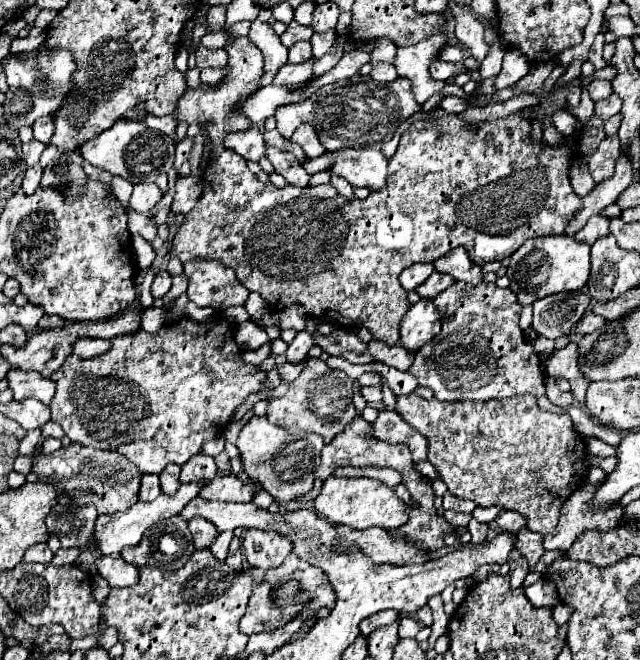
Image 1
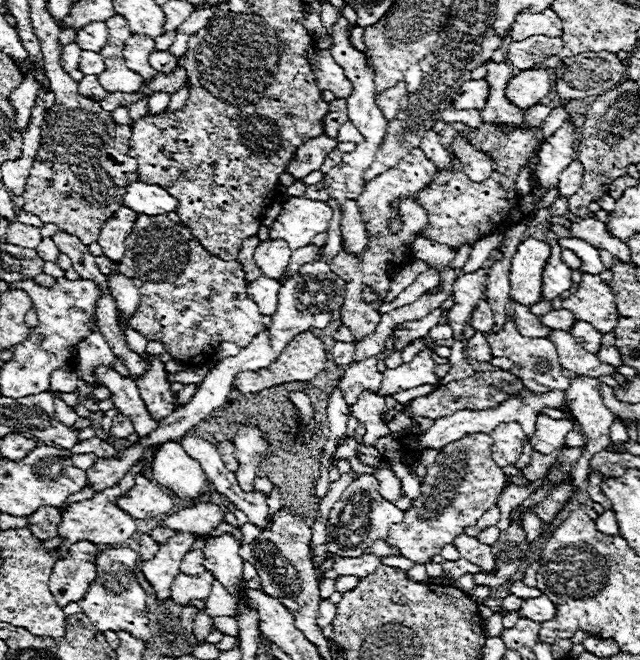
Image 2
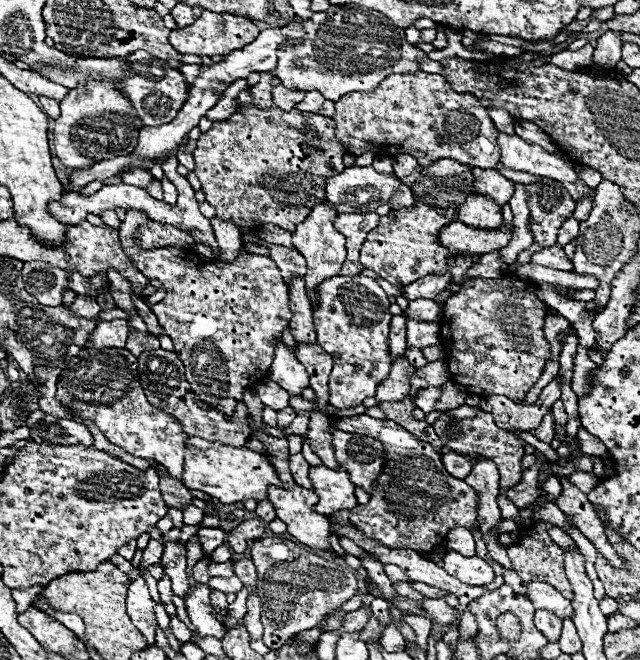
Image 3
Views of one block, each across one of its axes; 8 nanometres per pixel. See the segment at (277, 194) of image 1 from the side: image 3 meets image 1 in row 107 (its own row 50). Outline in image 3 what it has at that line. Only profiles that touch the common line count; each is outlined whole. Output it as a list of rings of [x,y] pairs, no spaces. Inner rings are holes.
[[[202,12],[202,16],[185,28],[174,28],[170,32],[170,44],[180,54],[198,54],[198,56],[226,56],[234,50],[242,50],[242,46],[248,46],[254,42],[254,38],[260,34],[260,28],[242,16],[234,14],[214,14],[214,12]]]

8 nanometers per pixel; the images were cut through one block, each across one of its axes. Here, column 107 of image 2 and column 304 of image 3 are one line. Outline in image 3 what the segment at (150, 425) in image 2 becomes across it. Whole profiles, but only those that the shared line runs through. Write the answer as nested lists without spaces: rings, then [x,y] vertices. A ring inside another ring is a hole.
[[[280,338],[272,340],[276,346],[276,356],[270,366],[268,378],[278,382],[284,390],[288,390],[292,396],[298,396],[304,388],[308,388],[308,372],[306,368],[296,360],[290,348],[284,346]]]

